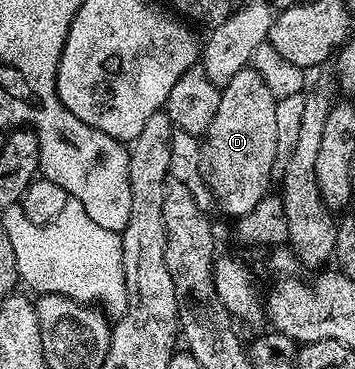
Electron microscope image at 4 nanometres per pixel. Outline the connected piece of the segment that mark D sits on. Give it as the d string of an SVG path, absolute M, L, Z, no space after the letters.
M246 67L221 89L219 111L211 119L211 127L203 134L201 147L201 172L205 175L207 187L213 192L216 208L222 209L230 219L236 219L255 211L259 199L270 192L269 180L273 177L273 164L279 161L277 132L275 131L275 107L277 99L264 82L263 76L252 67Z

